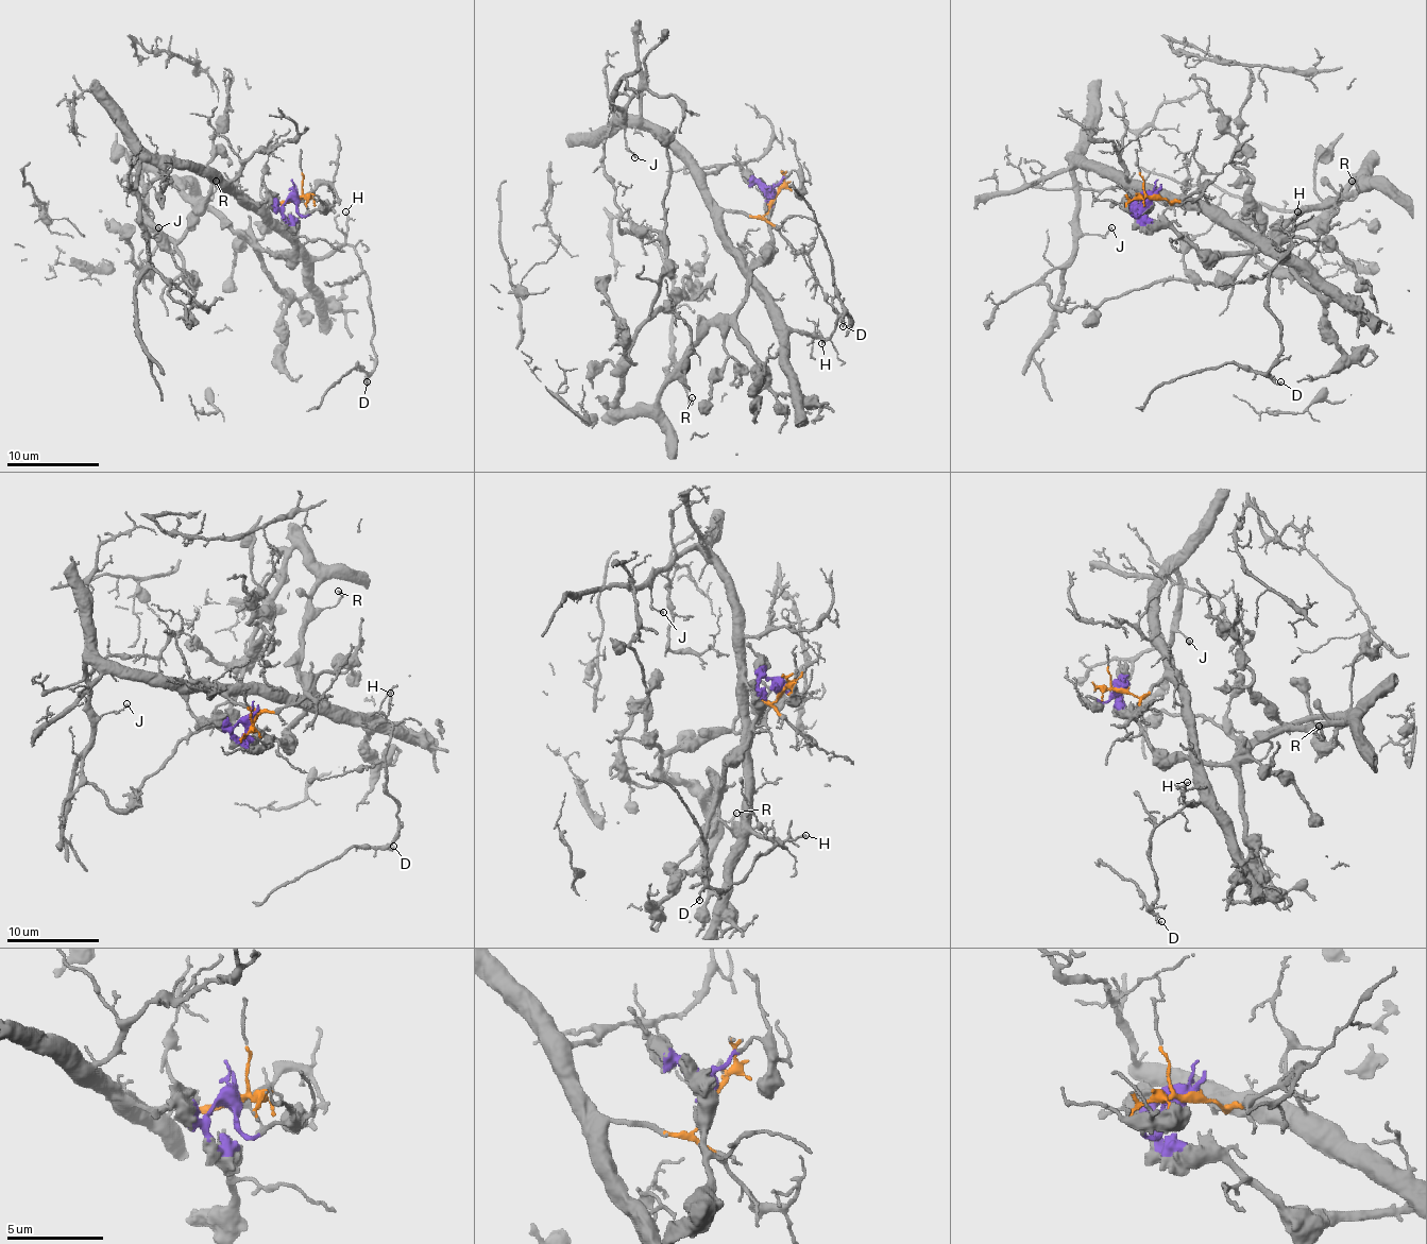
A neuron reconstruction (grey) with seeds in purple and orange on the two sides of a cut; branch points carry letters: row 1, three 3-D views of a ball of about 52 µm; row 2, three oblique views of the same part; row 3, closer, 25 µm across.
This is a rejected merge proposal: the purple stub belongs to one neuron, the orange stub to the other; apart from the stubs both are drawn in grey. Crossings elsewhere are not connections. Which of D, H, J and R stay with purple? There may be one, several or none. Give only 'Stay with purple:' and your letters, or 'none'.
Stay with purple: R

